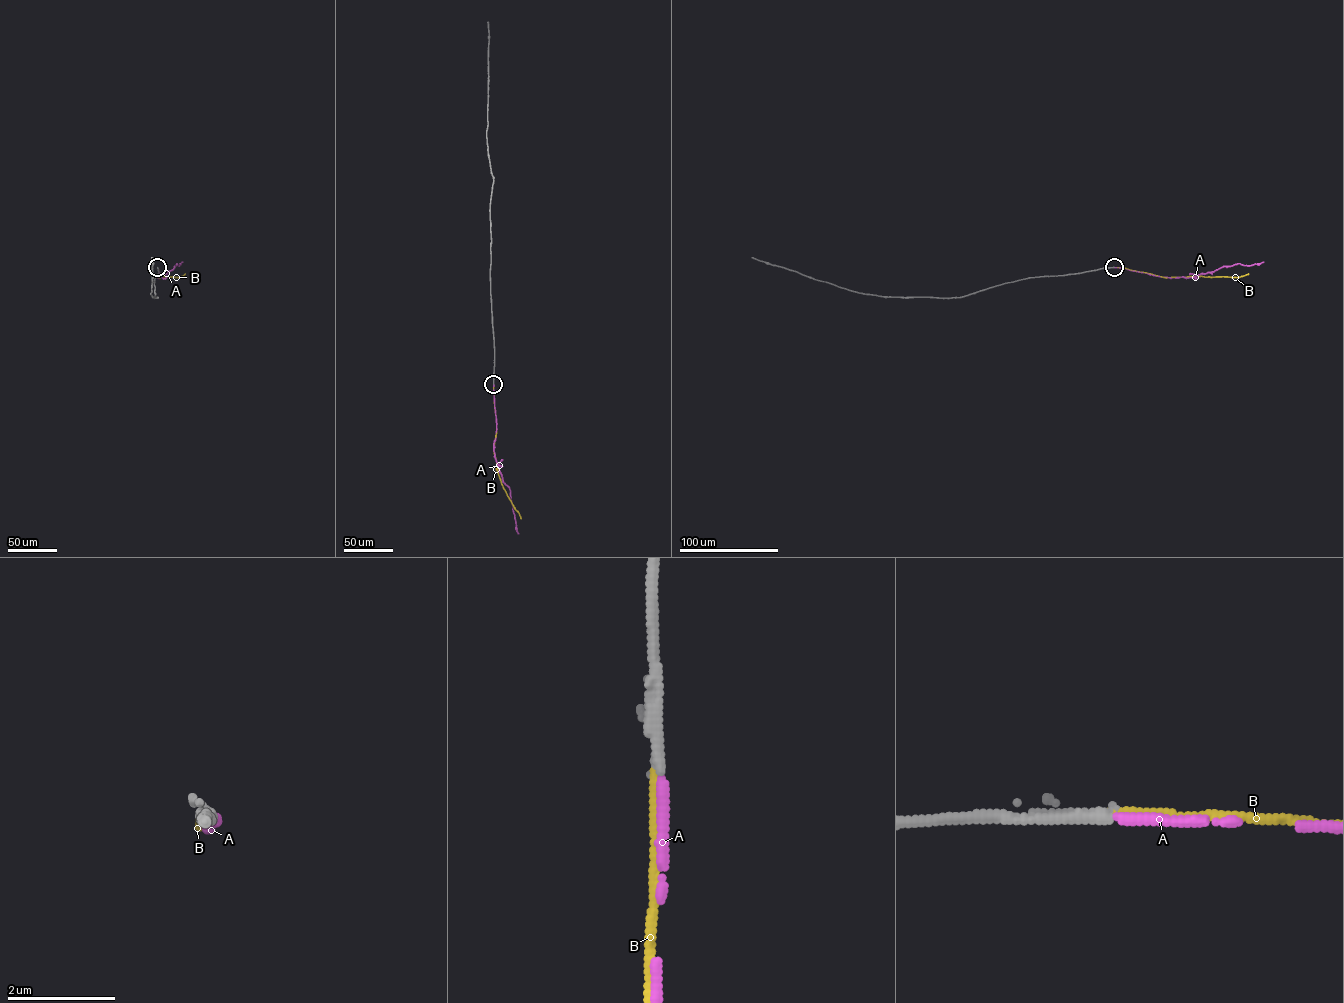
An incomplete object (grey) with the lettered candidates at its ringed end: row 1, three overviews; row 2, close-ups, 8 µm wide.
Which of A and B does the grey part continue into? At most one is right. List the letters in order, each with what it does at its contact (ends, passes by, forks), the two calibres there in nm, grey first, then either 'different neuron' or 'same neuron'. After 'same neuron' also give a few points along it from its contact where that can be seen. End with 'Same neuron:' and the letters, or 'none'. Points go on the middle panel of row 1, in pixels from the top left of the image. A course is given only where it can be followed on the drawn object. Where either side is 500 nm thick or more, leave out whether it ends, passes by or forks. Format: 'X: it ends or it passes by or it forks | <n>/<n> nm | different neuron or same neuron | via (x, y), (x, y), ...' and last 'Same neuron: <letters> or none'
A: it ends | 240/200 nm | same neuron | via (493, 384), (495, 458), (502, 481), (510, 491), (518, 533)
B: it ends | 260/150 nm | different neuron
Same neuron: A

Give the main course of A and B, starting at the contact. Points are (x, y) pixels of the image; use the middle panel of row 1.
A: (493, 384), (495, 458), (502, 481), (510, 491), (518, 533)
B: (493, 384), (496, 424), (493, 450), (497, 471), (521, 518)

